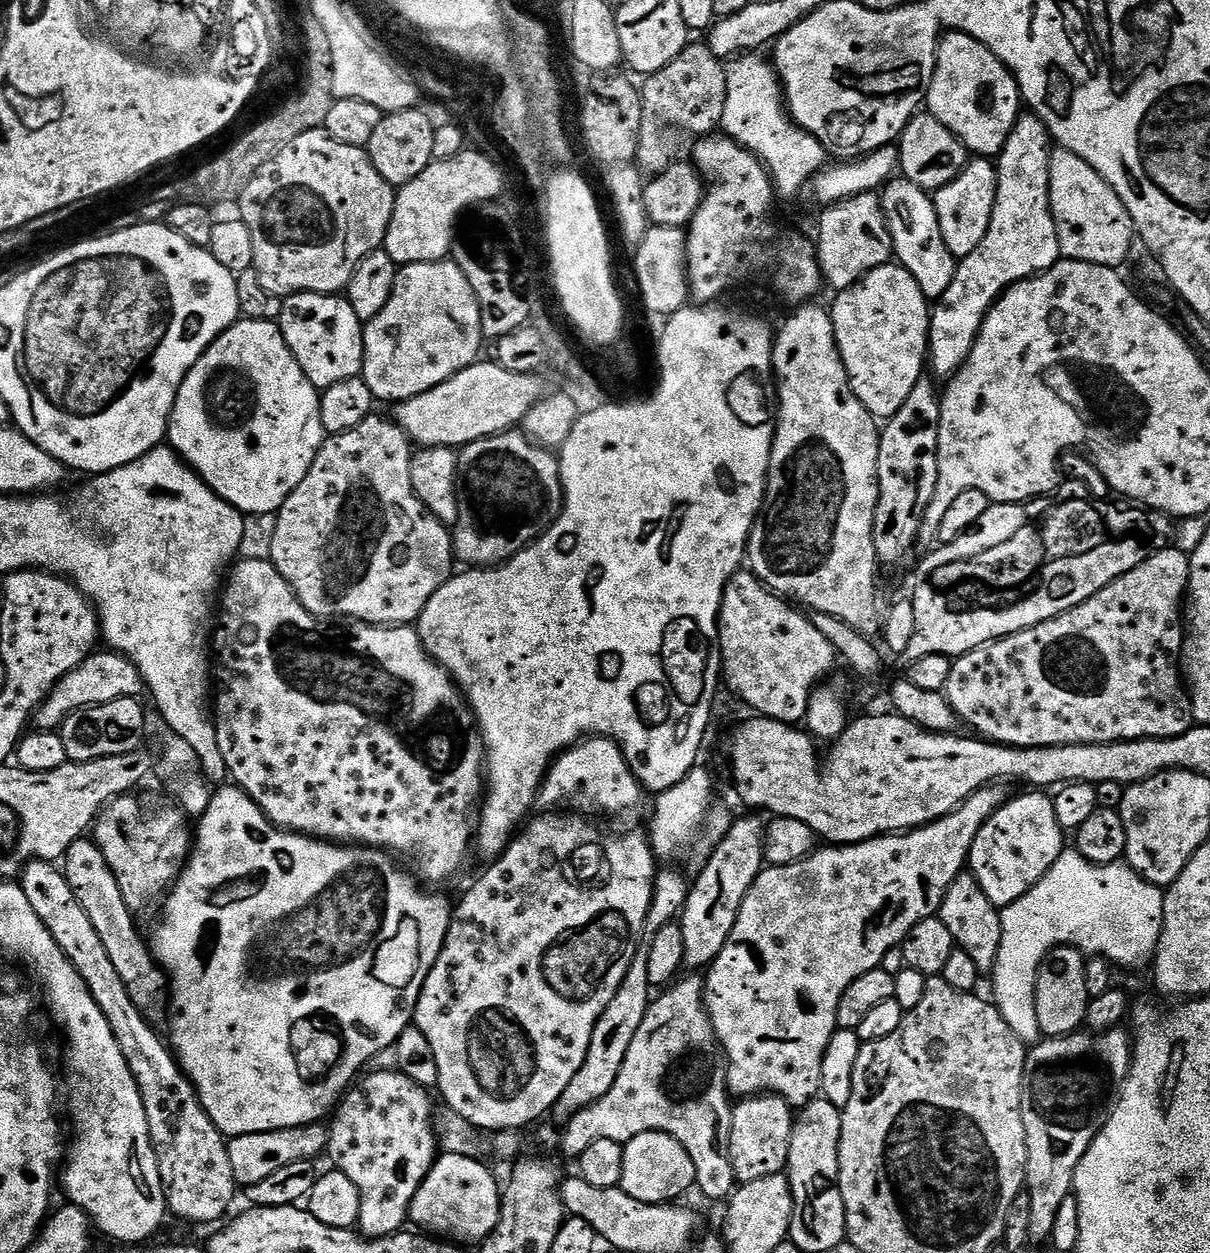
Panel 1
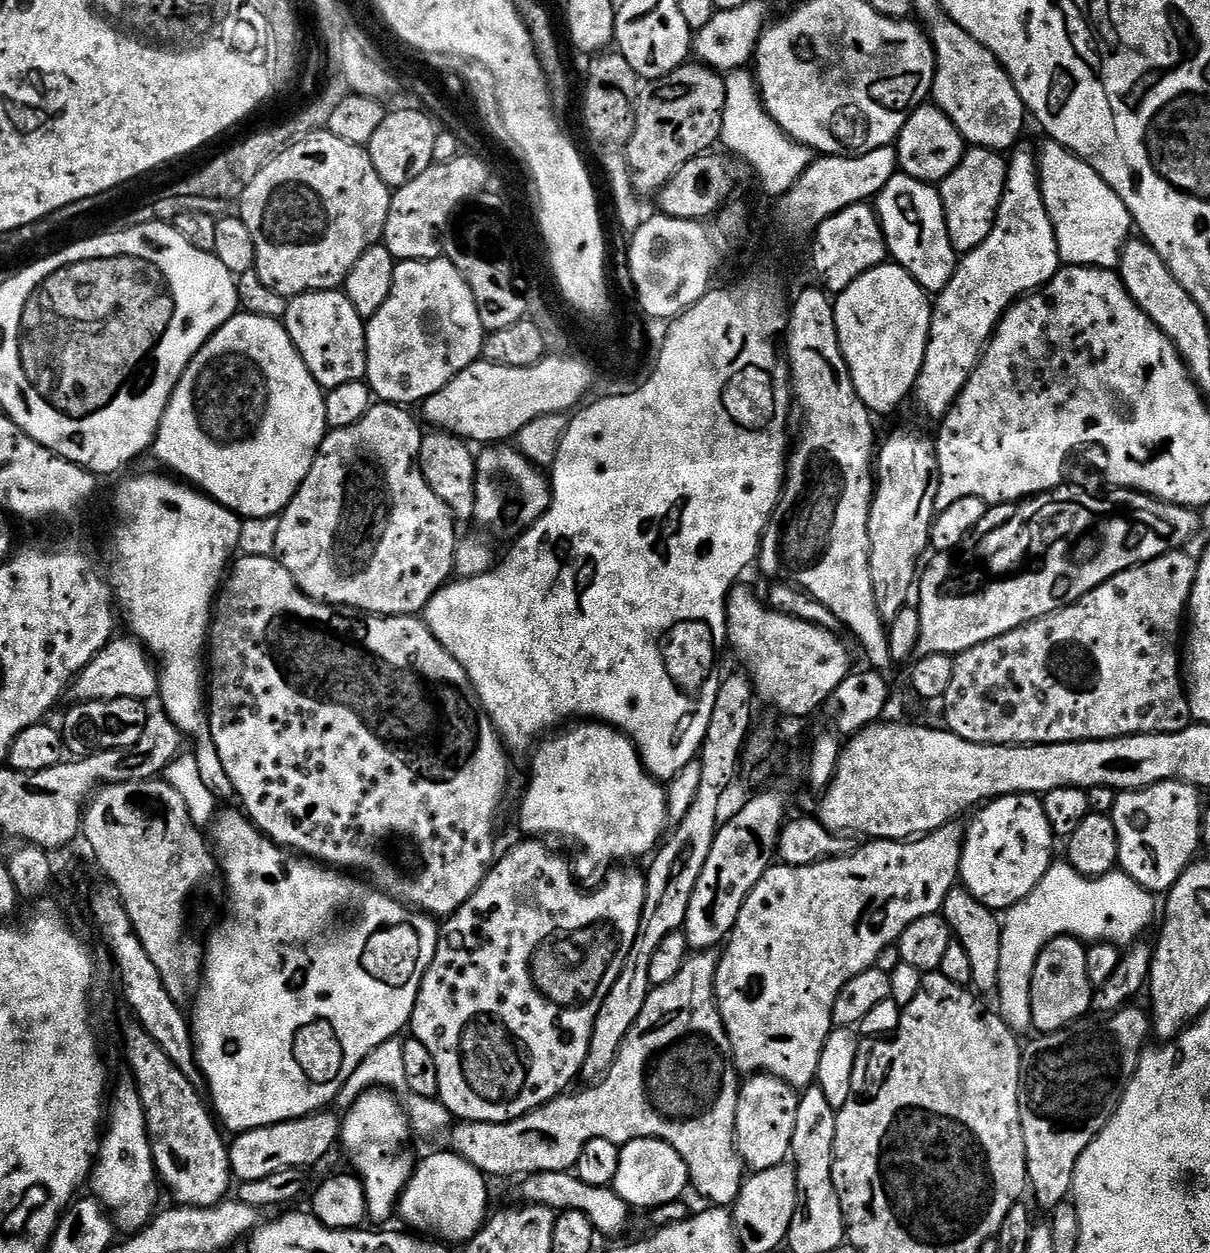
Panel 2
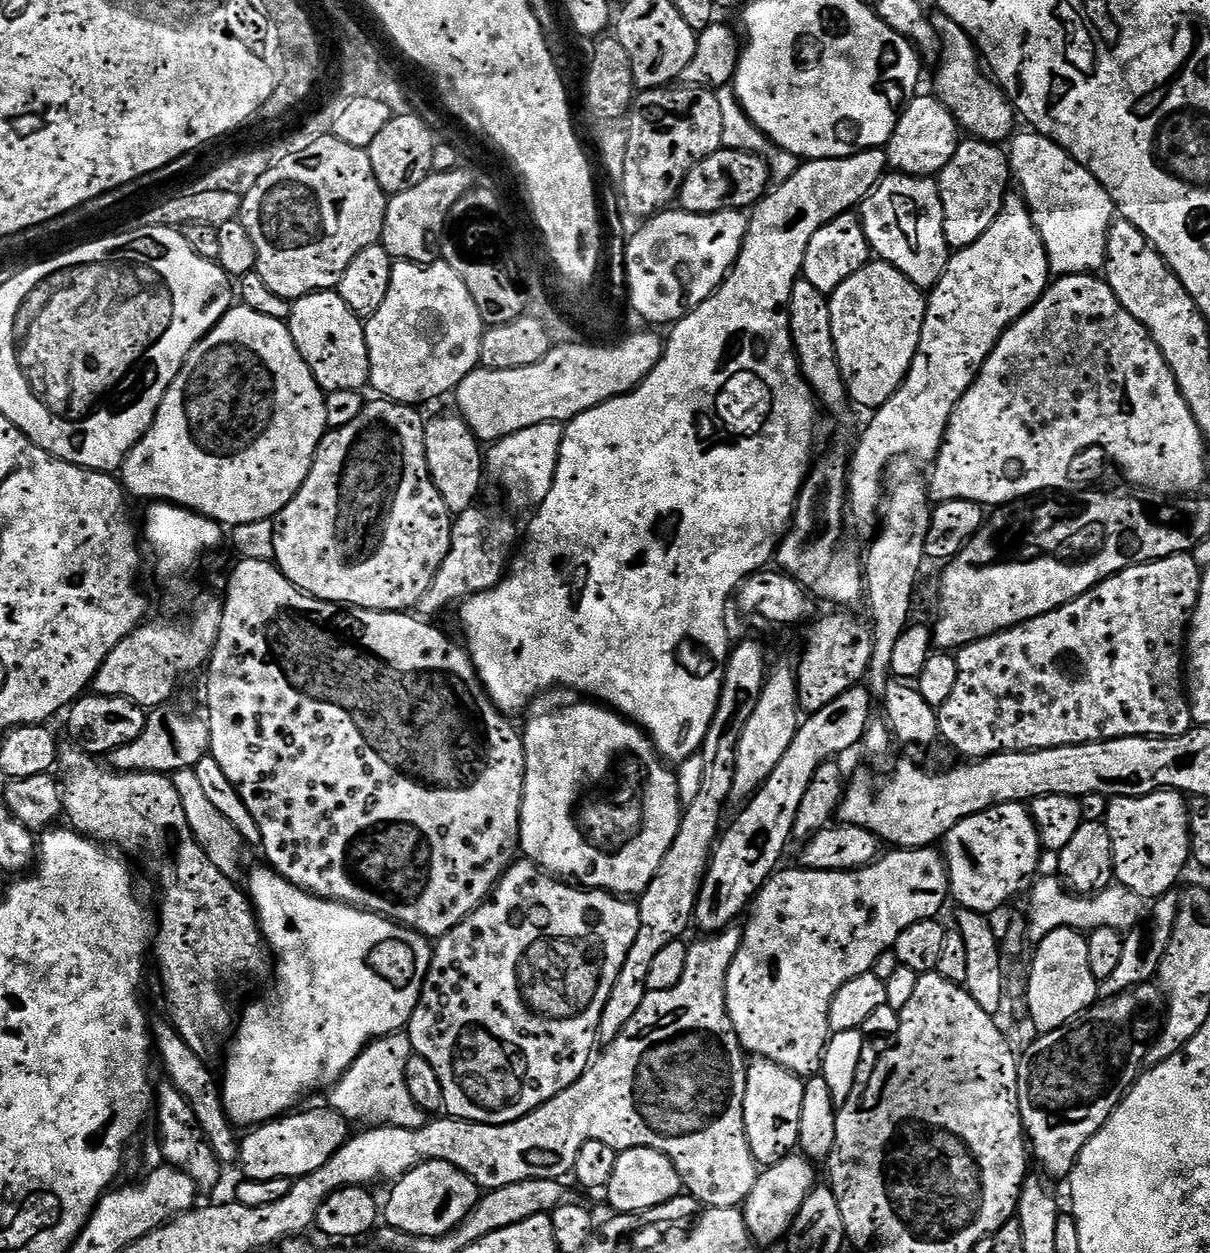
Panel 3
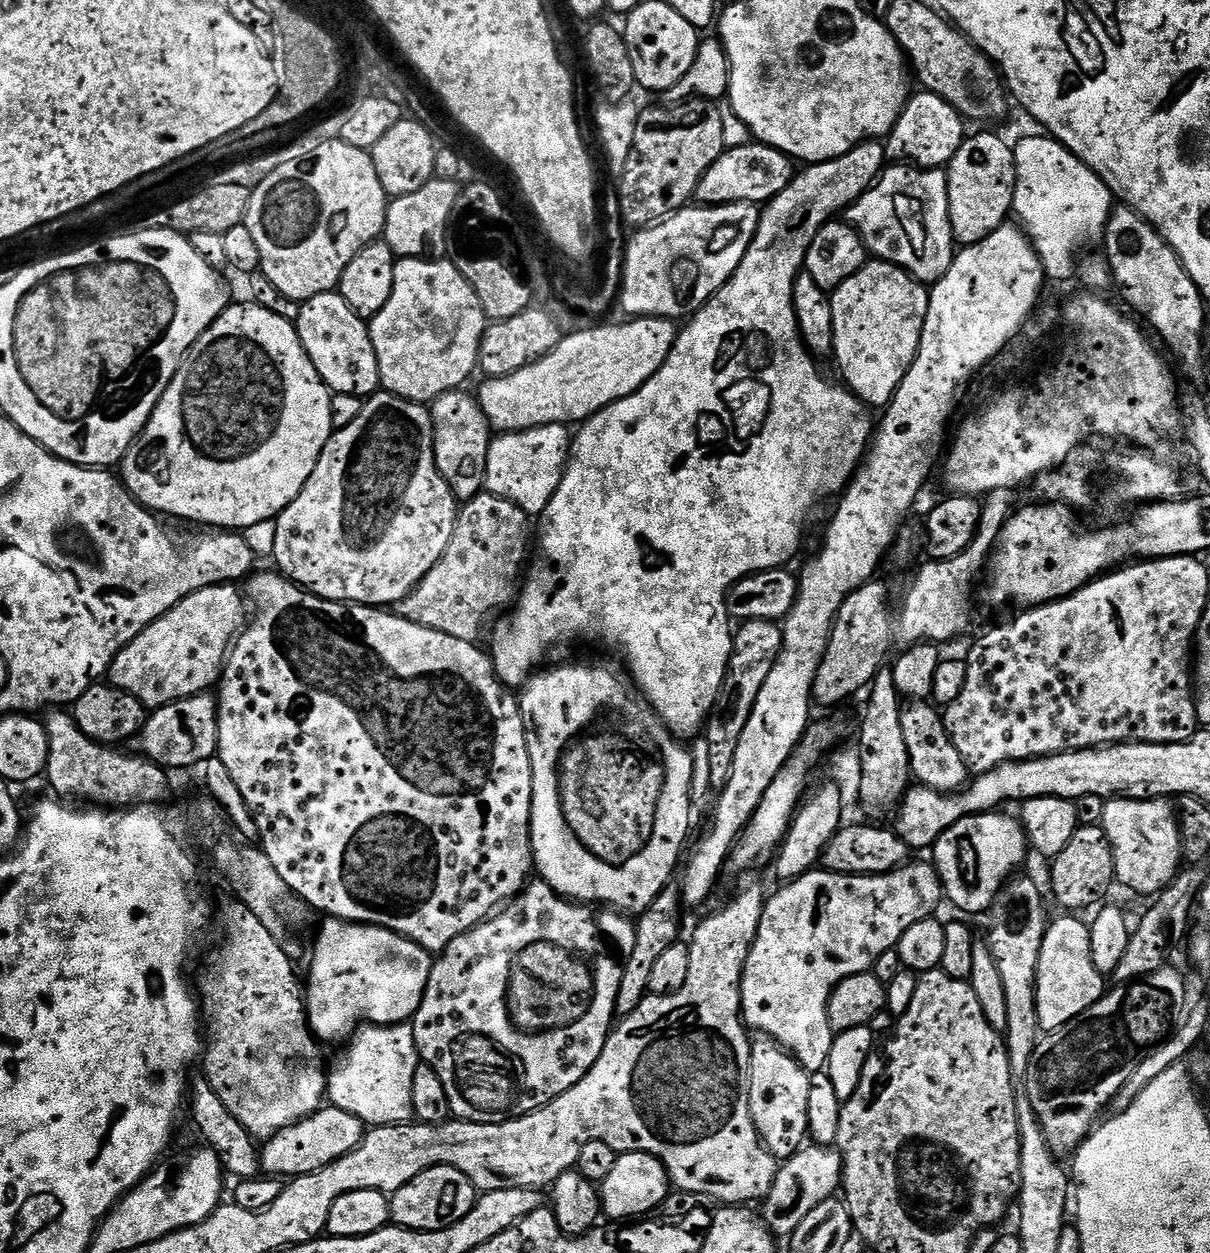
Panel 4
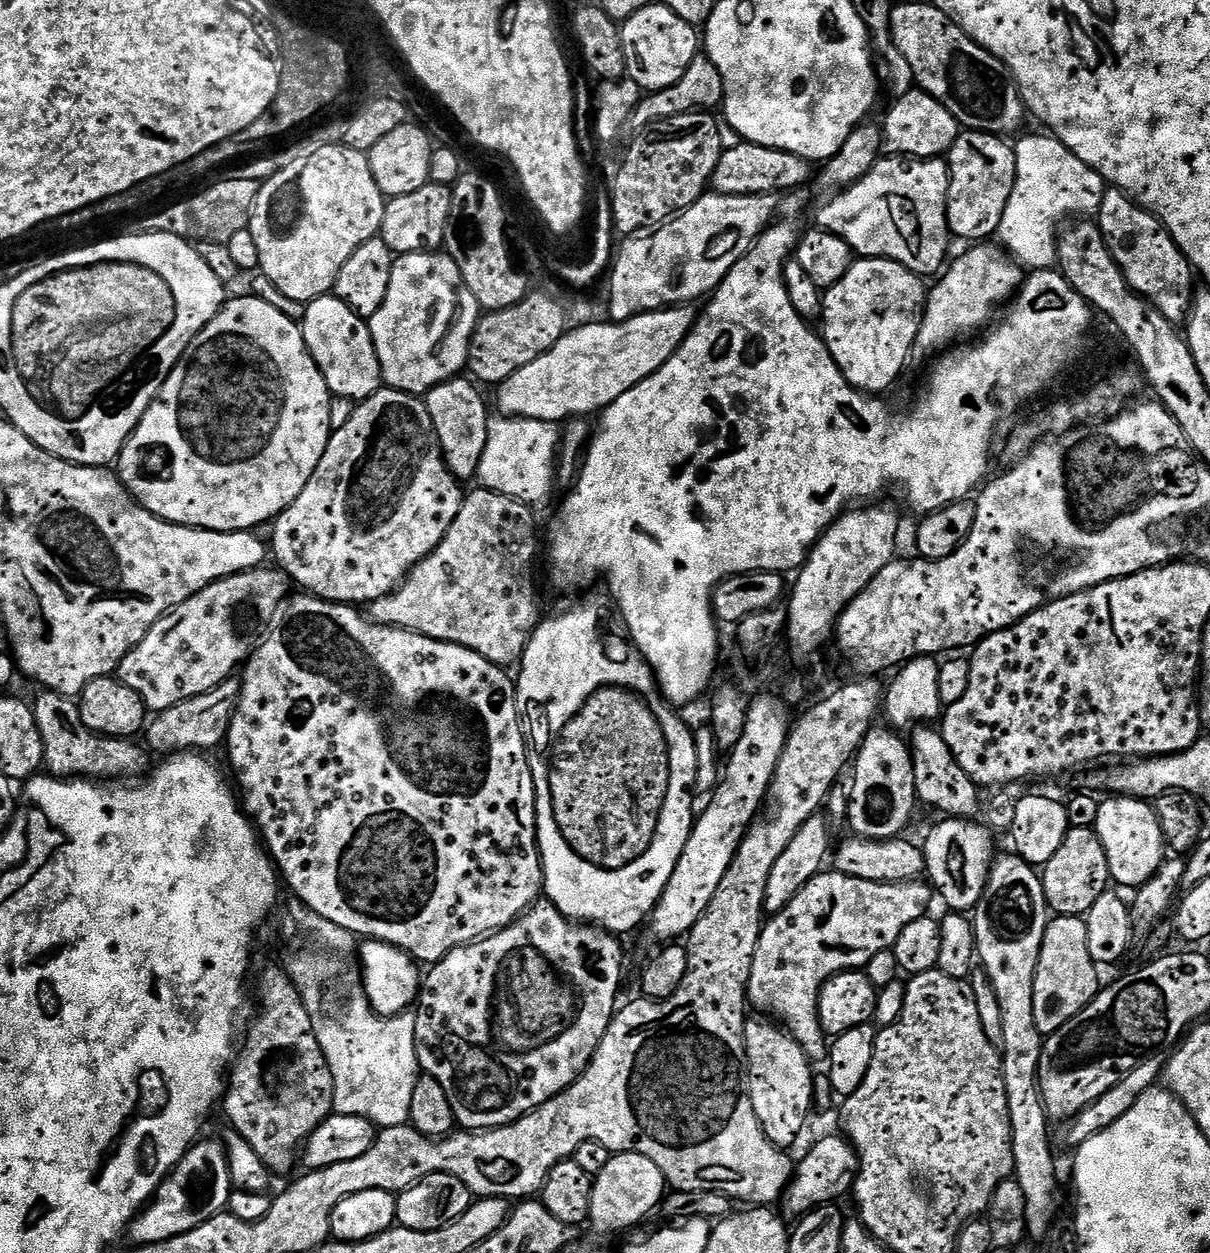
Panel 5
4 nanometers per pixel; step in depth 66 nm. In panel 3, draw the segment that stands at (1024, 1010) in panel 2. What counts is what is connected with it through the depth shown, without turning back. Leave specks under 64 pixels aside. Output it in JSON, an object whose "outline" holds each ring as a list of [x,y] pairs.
{"outline":[[[1055,875],[1052,876],[1046,877],[1045,880],[1037,879],[1031,885],[1032,909],[1029,910],[1028,916],[1026,915],[1026,936],[1029,941],[1039,942],[1042,938],[1046,938],[1046,934],[1059,928],[1127,930],[1140,921],[1142,901],[1130,889],[1109,886],[1095,894],[1077,894],[1065,887]]]}

